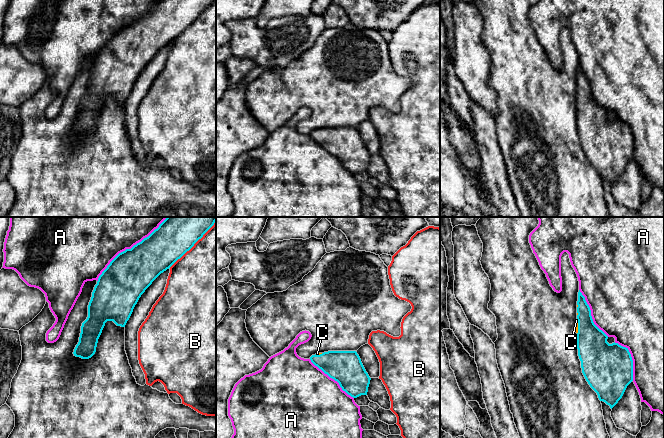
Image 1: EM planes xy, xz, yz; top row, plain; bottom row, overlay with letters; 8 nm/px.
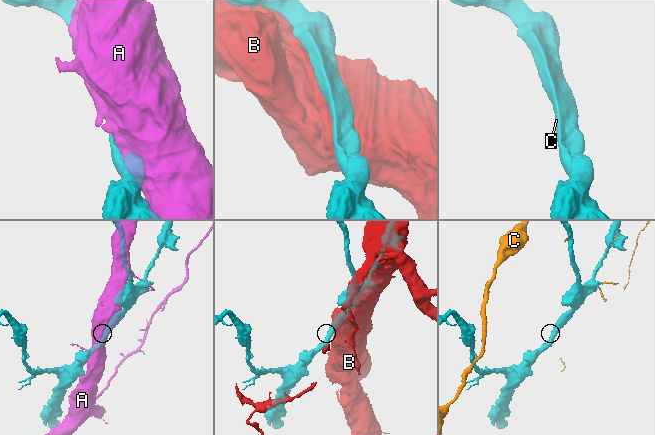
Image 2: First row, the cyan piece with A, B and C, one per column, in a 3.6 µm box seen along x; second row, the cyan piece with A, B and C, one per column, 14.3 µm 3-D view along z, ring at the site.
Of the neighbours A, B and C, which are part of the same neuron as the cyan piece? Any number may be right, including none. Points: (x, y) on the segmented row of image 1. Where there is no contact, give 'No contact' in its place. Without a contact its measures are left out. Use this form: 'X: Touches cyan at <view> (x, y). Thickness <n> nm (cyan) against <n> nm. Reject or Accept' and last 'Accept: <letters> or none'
A: Touches cyan at xy (129, 249). Thickness 360 nm (cyan) against 480 nm. Reject
B: Touches cyan at xy (193, 245). Thickness 360 nm (cyan) against 500 nm. Reject
C: Touches cyan at yz (578, 326). Thickness 260 nm (cyan) against 20 nm. Accept
Accept: C

